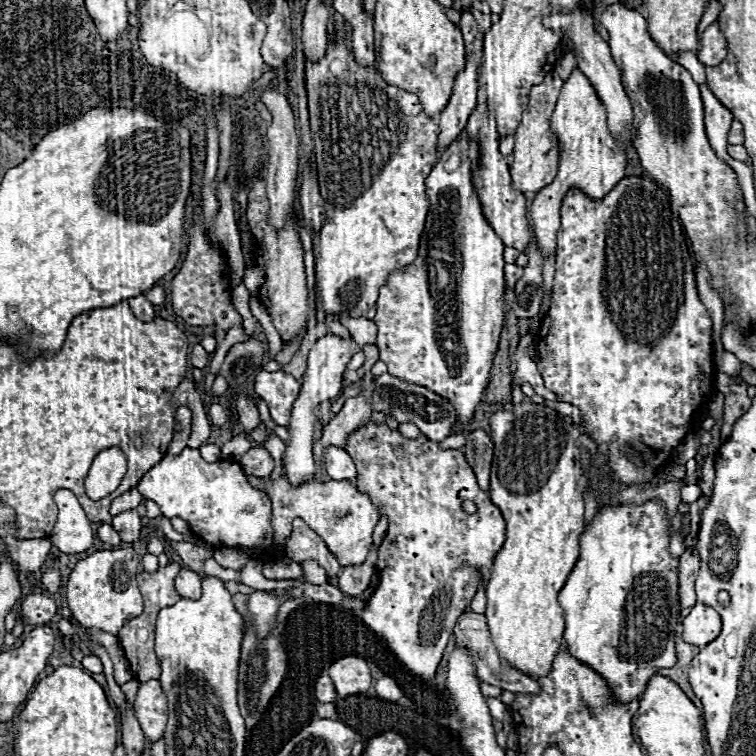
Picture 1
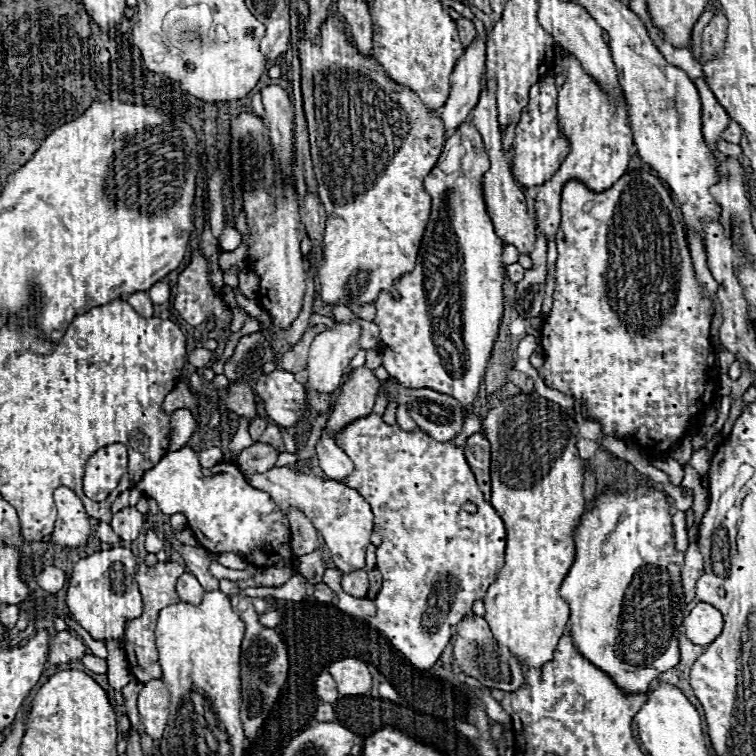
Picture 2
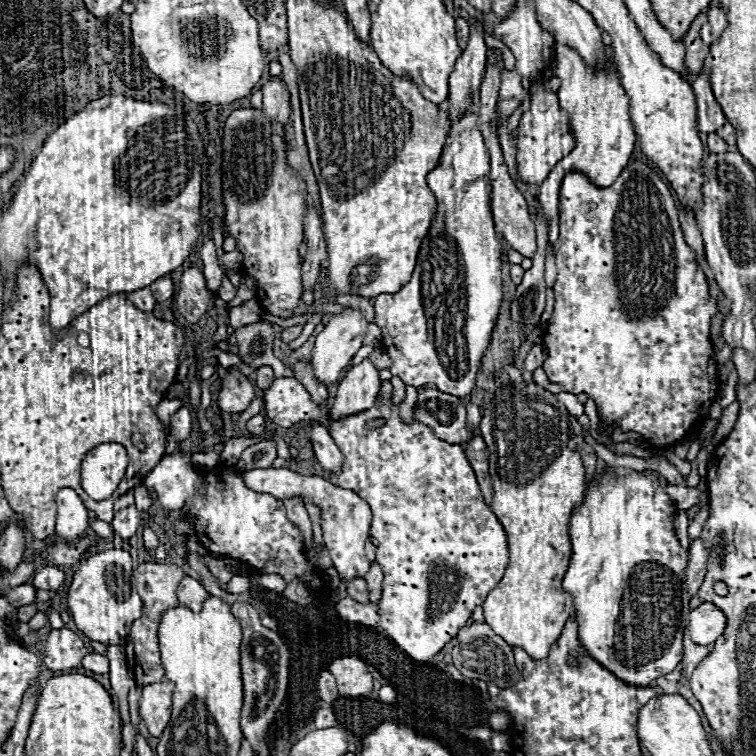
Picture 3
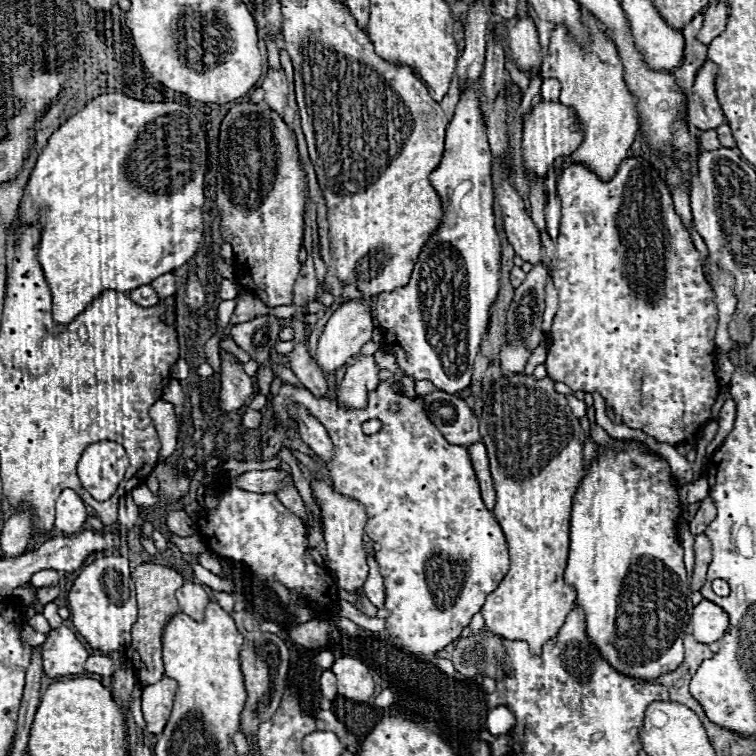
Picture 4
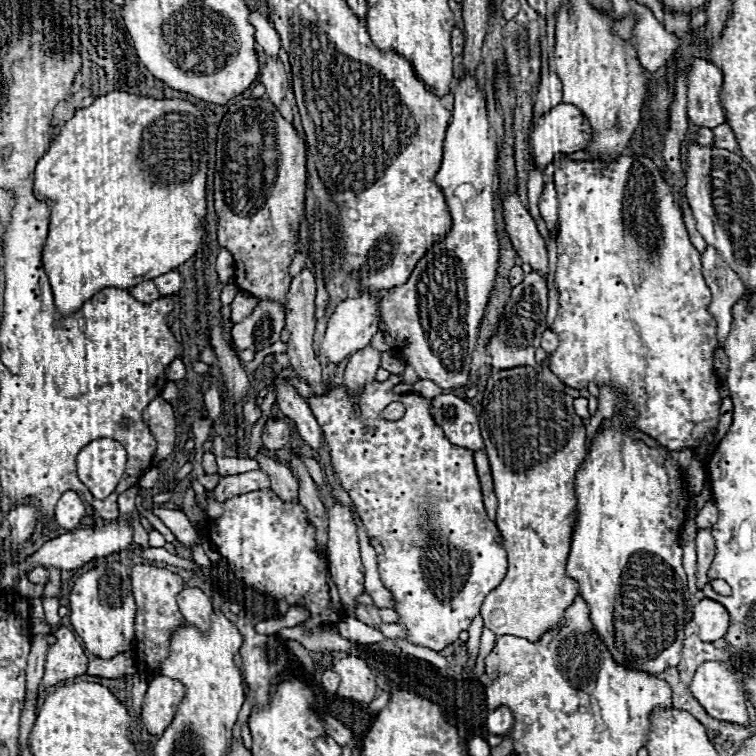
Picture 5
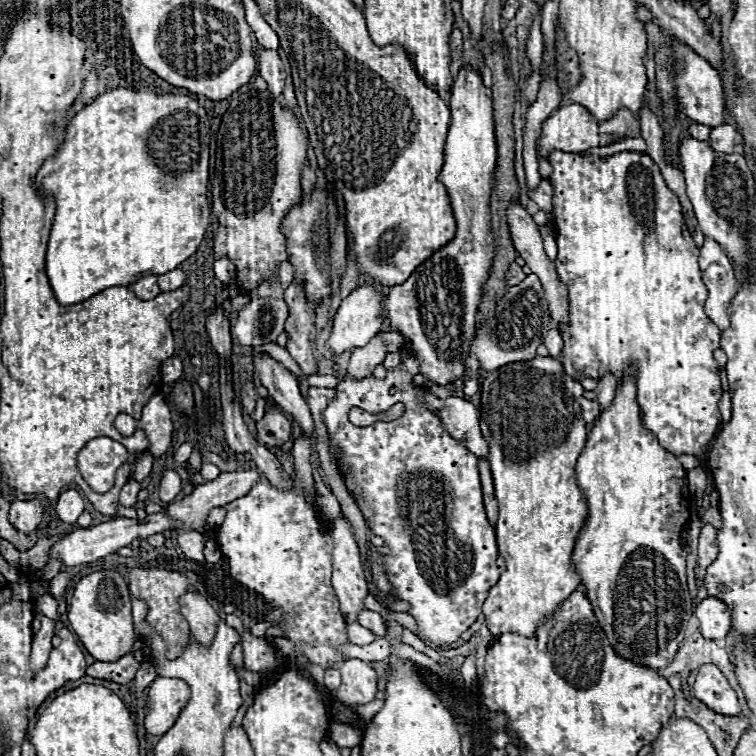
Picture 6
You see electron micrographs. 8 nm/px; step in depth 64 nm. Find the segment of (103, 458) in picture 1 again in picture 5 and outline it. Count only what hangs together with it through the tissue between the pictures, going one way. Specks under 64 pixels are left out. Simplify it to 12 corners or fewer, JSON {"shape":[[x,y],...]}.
{"shape":[[100,438],[78,454],[78,476],[108,498],[126,468],[120,442]]}

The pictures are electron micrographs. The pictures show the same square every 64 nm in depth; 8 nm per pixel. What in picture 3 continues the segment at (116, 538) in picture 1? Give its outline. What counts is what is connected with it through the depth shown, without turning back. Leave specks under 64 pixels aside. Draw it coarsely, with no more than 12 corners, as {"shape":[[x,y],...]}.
{"shape":[[90,520],[90,528],[104,542],[114,540],[110,524],[102,520]]}

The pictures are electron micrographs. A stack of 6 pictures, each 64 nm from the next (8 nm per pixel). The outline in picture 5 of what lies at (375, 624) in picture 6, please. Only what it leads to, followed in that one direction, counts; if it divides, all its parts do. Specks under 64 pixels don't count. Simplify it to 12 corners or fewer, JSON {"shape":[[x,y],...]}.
{"shape":[[358,604],[356,612],[358,620],[374,626],[380,624],[376,606]]}

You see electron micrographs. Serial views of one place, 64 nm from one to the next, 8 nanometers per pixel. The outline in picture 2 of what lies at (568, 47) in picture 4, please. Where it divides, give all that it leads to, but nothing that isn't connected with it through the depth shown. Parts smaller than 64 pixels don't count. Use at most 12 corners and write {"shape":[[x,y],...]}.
{"shape":[[562,52],[558,128],[570,152],[534,202],[540,234],[560,226],[568,180],[608,190],[628,170],[626,106]]}

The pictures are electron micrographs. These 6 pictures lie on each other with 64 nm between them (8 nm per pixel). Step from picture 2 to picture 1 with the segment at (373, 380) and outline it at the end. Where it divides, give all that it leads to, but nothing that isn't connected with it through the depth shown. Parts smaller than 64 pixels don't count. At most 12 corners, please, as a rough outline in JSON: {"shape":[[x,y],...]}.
{"shape":[[372,376],[362,380],[360,396],[344,408],[314,444],[320,464],[316,480],[328,482],[324,448],[346,448],[350,434],[370,422]]}

